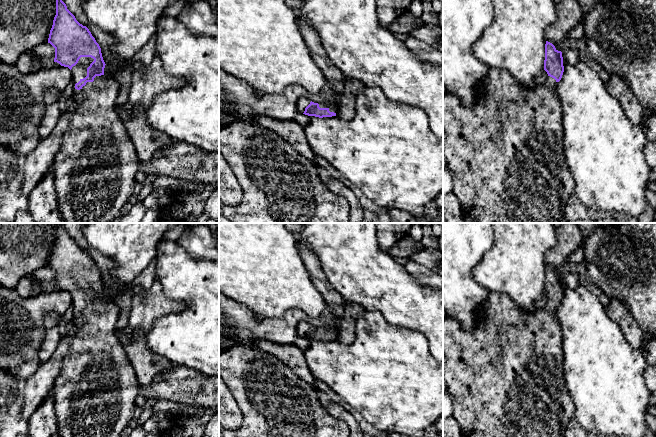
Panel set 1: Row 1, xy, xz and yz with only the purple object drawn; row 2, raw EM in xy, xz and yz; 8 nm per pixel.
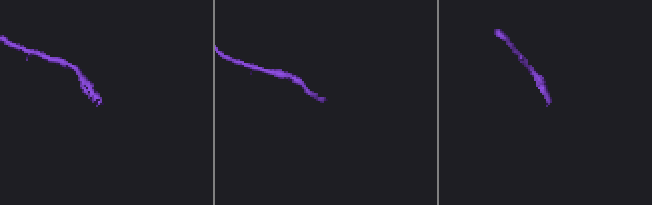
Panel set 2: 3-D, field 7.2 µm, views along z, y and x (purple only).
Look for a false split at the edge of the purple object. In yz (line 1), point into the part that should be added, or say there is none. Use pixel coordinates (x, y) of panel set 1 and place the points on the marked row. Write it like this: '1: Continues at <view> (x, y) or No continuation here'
1: Continues at yz (505, 154)

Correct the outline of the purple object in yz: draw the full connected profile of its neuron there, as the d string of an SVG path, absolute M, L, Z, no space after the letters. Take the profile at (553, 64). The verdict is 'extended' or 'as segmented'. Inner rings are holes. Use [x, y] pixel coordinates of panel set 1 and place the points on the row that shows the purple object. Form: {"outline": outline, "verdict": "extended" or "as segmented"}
{"outline": "M548 41L545 44L544 70L548 74L546 81L525 90L507 70L490 68L487 75L479 82L477 96L470 106L464 106L460 99L450 92L443 95L443 160L445 168L451 174L453 193L459 201L462 215L469 216L475 223L562 223L565 220L565 209L570 196L574 193L575 181L563 149L562 107L557 94L557 84L564 72L563 57L562 52Z", "verdict": "extended"}

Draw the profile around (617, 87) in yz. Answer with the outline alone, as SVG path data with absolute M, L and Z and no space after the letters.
M611 76L604 83L608 92L619 101L627 118L634 125L640 126L647 118L652 116L652 113L639 103L621 76Z

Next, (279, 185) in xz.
M237 120L230 125L219 129L219 153L223 155L232 168L243 191L242 201L237 206L229 206L219 200L219 215L228 218L231 223L349 223L350 205L348 201L344 197L330 191L319 177L317 166L297 152L290 143L274 131L256 123L253 124L248 121Z

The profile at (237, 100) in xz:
M219 68L219 129L237 120L255 124L254 118L258 115L274 119L294 119L300 97L320 104L338 103L340 96L327 82L316 95L300 85L291 85L279 95L264 94L258 97L246 81L237 79Z

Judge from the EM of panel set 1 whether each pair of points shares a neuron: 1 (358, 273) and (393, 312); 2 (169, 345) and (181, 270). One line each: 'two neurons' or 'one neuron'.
1: one neuron
2: one neuron

